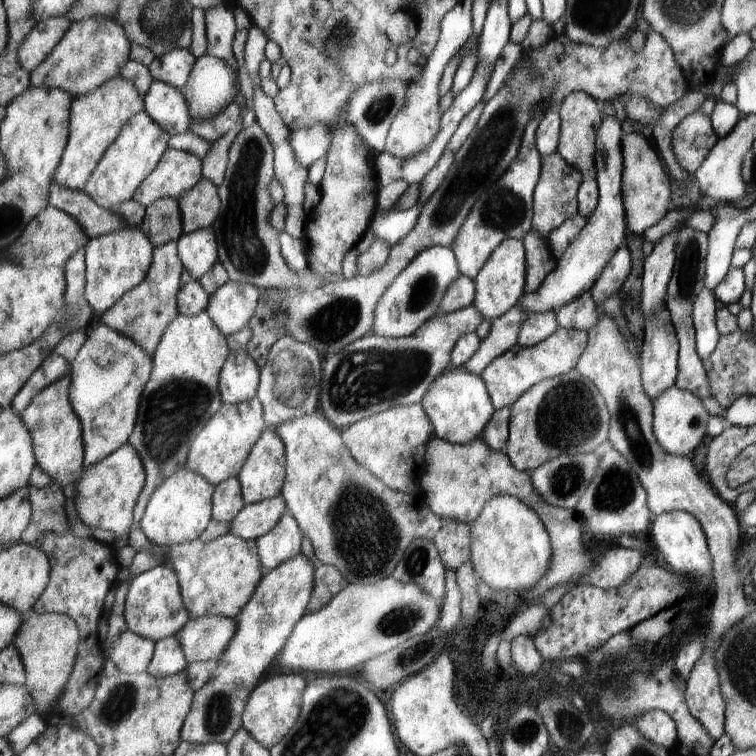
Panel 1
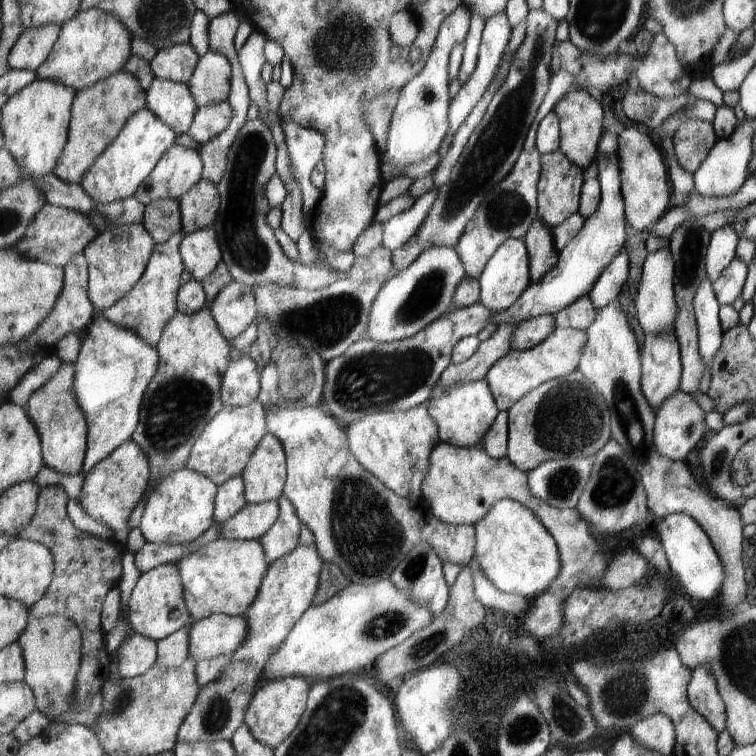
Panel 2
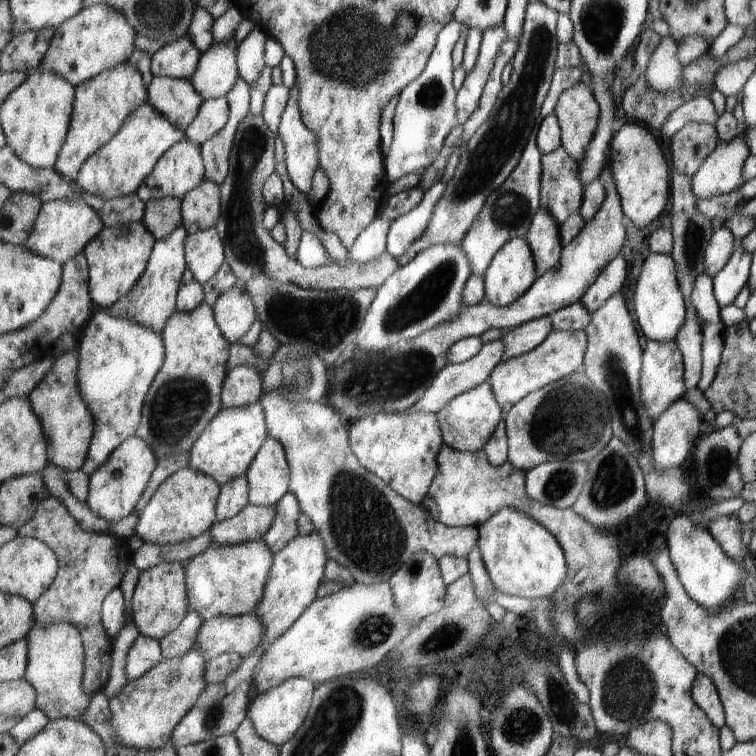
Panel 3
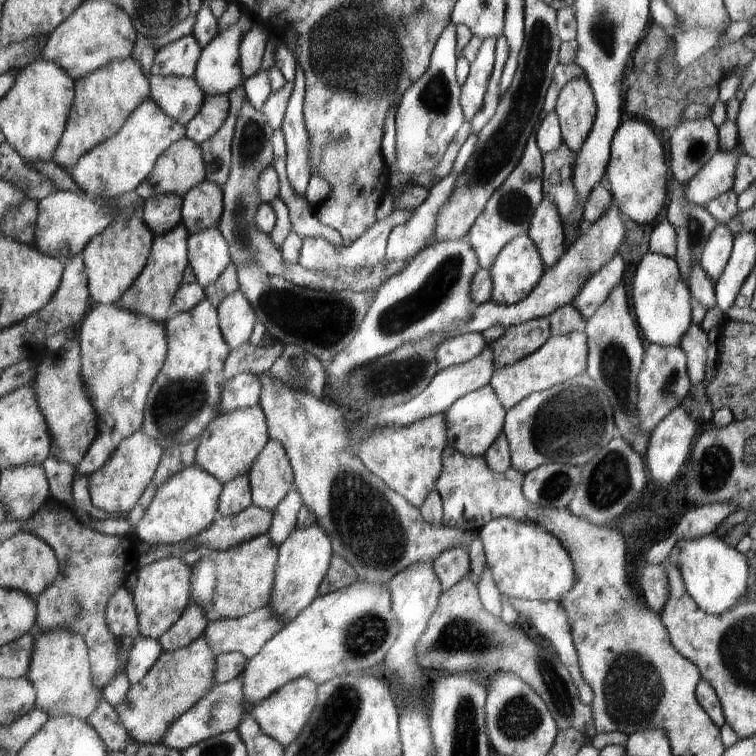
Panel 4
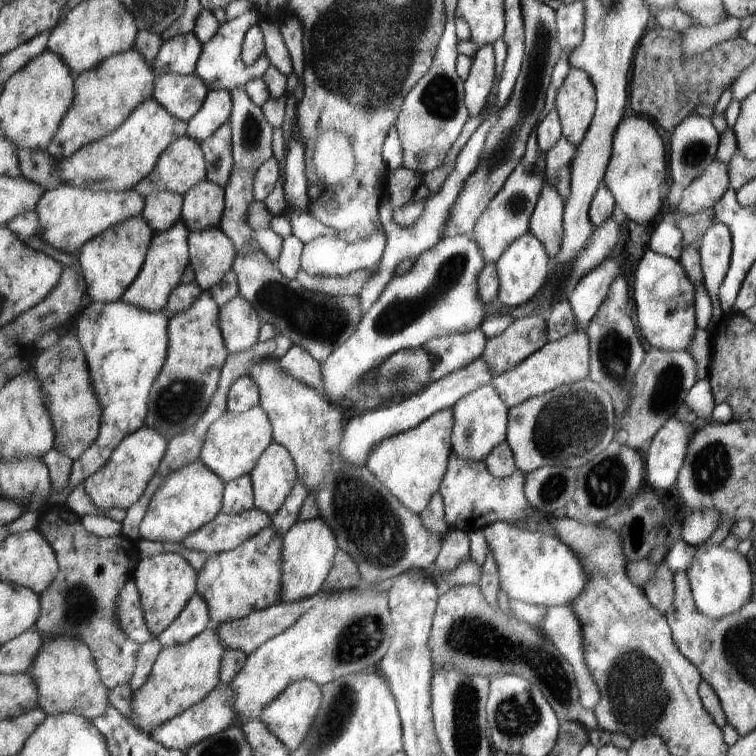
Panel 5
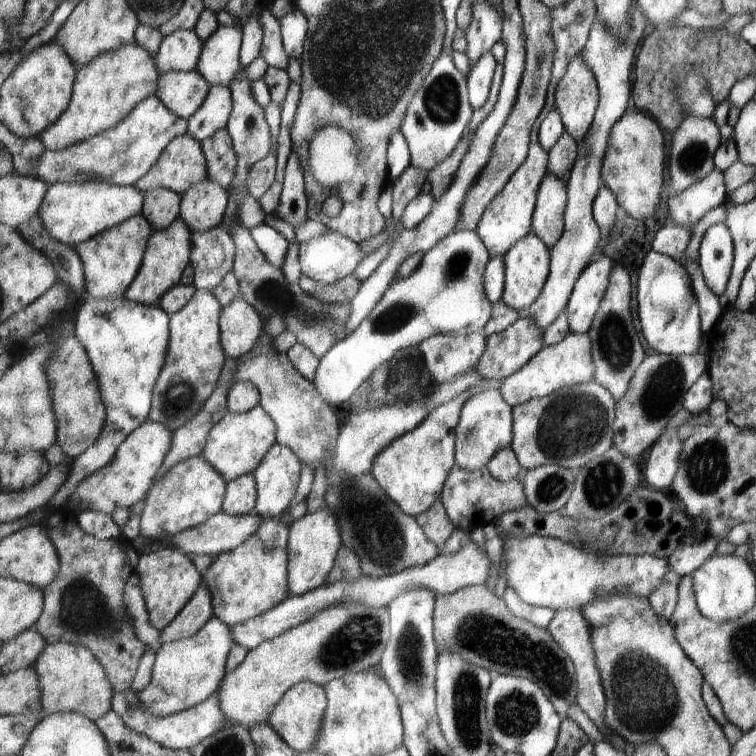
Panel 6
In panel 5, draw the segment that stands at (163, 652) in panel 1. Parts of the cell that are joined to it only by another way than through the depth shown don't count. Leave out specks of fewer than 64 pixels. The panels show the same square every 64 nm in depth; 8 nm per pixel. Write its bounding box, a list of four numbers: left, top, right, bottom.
[158,594,211,648]

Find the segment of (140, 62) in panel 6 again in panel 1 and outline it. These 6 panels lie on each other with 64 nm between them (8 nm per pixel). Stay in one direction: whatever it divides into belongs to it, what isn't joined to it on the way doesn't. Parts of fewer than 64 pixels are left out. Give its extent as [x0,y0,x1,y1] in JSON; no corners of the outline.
[54,77,145,191]

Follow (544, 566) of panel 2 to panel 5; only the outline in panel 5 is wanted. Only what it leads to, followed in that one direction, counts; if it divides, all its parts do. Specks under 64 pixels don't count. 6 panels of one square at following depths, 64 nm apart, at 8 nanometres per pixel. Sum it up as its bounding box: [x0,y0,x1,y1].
[483,521,587,607]

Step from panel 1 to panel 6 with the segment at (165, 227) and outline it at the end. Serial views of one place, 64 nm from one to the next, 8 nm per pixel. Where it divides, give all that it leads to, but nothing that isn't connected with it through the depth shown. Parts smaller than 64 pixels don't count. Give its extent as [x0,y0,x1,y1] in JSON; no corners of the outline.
[143,188,182,230]

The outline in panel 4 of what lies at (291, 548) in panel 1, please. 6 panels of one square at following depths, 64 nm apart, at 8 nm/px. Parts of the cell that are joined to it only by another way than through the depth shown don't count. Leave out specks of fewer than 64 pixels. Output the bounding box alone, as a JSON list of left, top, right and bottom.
[268,488,303,548]

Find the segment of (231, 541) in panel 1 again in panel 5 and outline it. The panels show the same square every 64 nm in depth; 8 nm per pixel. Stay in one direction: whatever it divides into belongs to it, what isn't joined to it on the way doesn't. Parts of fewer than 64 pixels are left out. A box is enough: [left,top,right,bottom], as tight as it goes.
[196,525,283,622]

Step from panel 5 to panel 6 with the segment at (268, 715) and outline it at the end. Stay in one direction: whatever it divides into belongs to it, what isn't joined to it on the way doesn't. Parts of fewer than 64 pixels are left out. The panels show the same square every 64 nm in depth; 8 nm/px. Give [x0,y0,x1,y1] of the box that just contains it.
[267,681,328,753]

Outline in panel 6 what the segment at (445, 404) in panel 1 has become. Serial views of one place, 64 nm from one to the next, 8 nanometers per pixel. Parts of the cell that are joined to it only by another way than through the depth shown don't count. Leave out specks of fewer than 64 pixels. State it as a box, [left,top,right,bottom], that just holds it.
[456,388,514,472]

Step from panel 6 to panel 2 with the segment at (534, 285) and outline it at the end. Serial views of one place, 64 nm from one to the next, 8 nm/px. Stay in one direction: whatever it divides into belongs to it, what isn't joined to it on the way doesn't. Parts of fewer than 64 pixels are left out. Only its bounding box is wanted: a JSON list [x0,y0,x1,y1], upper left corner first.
[479,238,532,312]

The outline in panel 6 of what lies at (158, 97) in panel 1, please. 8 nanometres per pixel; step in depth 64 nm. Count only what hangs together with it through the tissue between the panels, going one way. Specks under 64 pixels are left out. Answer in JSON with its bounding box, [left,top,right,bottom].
[156,71,210,119]

